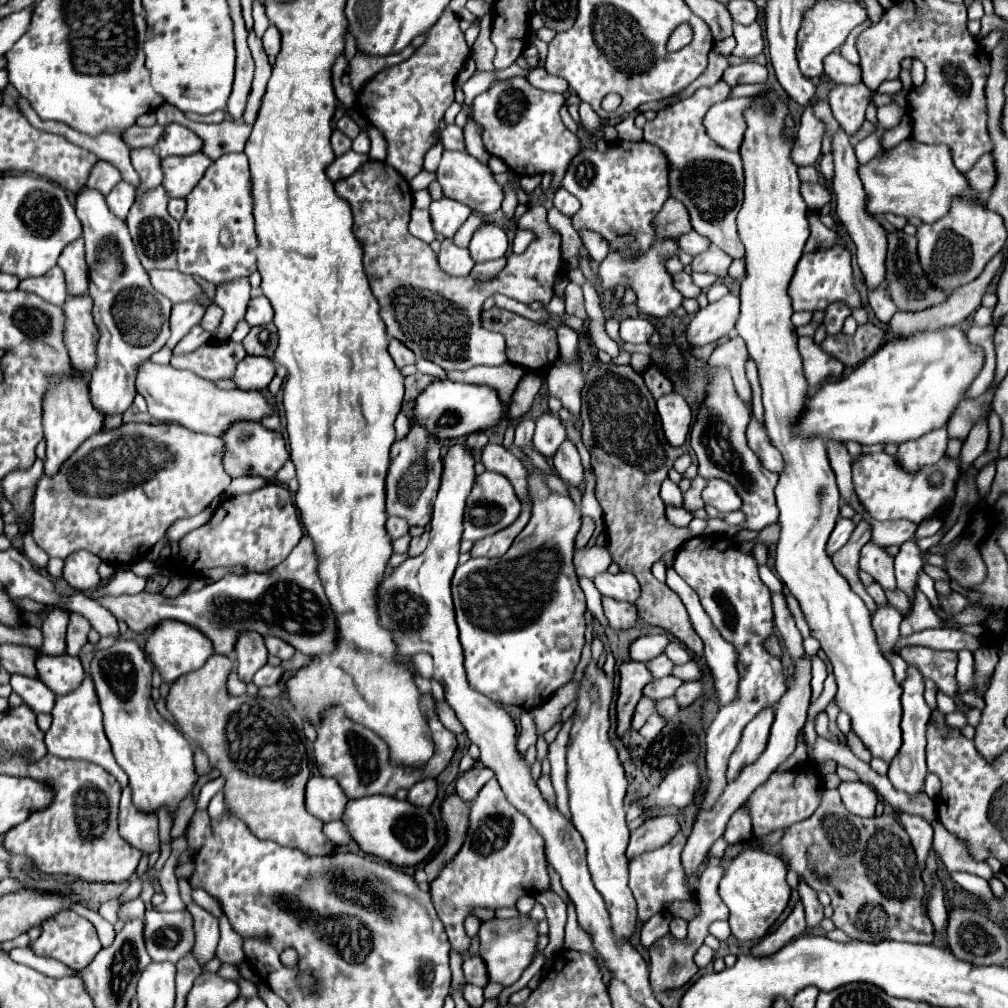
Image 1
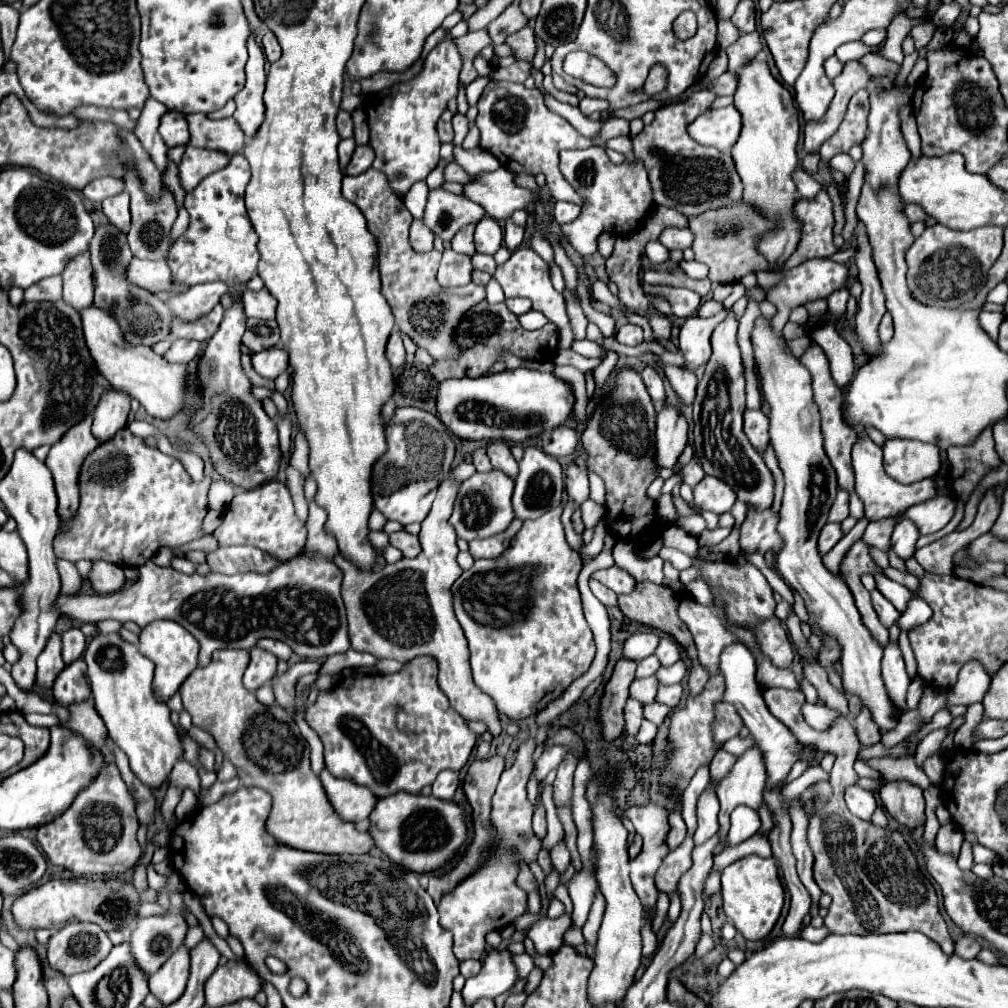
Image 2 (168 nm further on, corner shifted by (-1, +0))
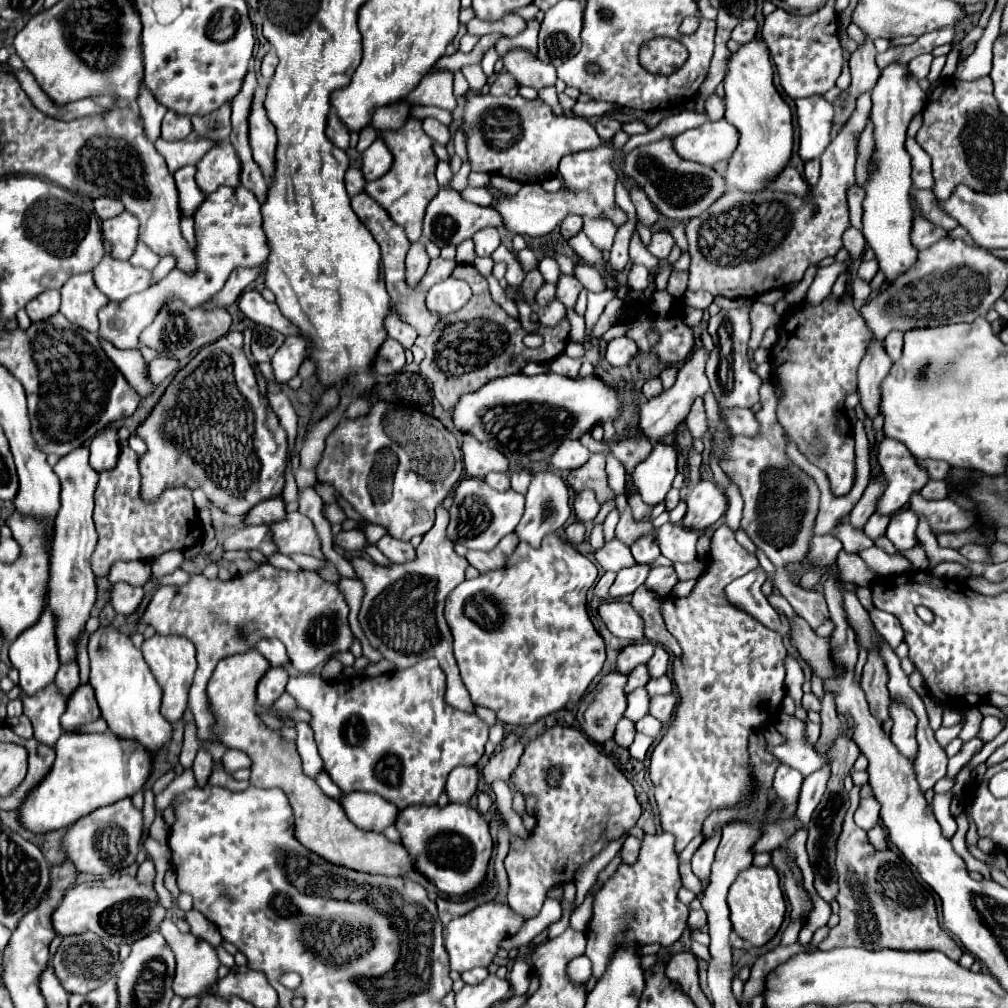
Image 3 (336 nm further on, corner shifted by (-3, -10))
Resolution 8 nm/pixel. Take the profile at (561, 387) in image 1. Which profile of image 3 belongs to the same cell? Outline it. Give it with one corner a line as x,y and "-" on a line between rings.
560,276
560,282
556,286
556,298
566,306
566,308
574,308
576,306
576,300
578,300
578,294
582,290
580,282
576,282
576,278
572,276

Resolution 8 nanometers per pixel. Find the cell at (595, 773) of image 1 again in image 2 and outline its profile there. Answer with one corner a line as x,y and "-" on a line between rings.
592,782
588,786
588,800
594,810
594,848
598,852
596,880
606,898
606,912
596,942
594,970
588,980
588,998
590,1004
604,1006
604,1004
620,1004
634,982
634,974
642,960
640,928
644,920
644,910
628,876
628,846
626,846
628,832
622,826
620,818
612,812
614,804
606,800
602,782

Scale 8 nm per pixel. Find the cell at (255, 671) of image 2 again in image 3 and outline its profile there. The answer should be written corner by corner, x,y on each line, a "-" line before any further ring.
268,668
264,678
260,678
258,688
256,688
256,700
262,706
270,706
274,704
280,694
284,692
284,686
288,682
288,672
284,668

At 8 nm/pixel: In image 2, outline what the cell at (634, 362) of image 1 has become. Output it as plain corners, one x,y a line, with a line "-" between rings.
578,280
577,293
581,300
581,307
583,309
584,315
586,316
588,322
596,324
605,337
613,336
615,331
615,320
606,314
597,312
591,308
589,291
582,285
583,283

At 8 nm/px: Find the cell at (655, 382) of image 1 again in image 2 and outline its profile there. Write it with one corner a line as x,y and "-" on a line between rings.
644,368
644,370
640,372
640,376
642,376
642,380
644,380
646,388
648,388
648,394
650,394
650,398
652,398
654,402
666,398
666,394
664,394
664,380
662,380
662,376
658,374
656,368

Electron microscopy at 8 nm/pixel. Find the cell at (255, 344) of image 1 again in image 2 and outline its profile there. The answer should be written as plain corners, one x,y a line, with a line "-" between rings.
248,318
246,332
242,344
248,346
252,352
262,352
266,348
274,348
280,342
280,330
276,320
254,320

